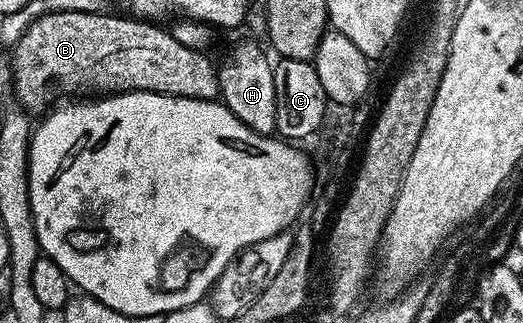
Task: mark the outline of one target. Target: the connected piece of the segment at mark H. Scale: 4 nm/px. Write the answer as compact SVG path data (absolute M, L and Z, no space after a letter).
M241 42L222 62L219 62L217 79L221 85L220 101L247 128L260 134L272 135L275 124L275 80L274 63L269 62L270 55L261 51L257 42Z

